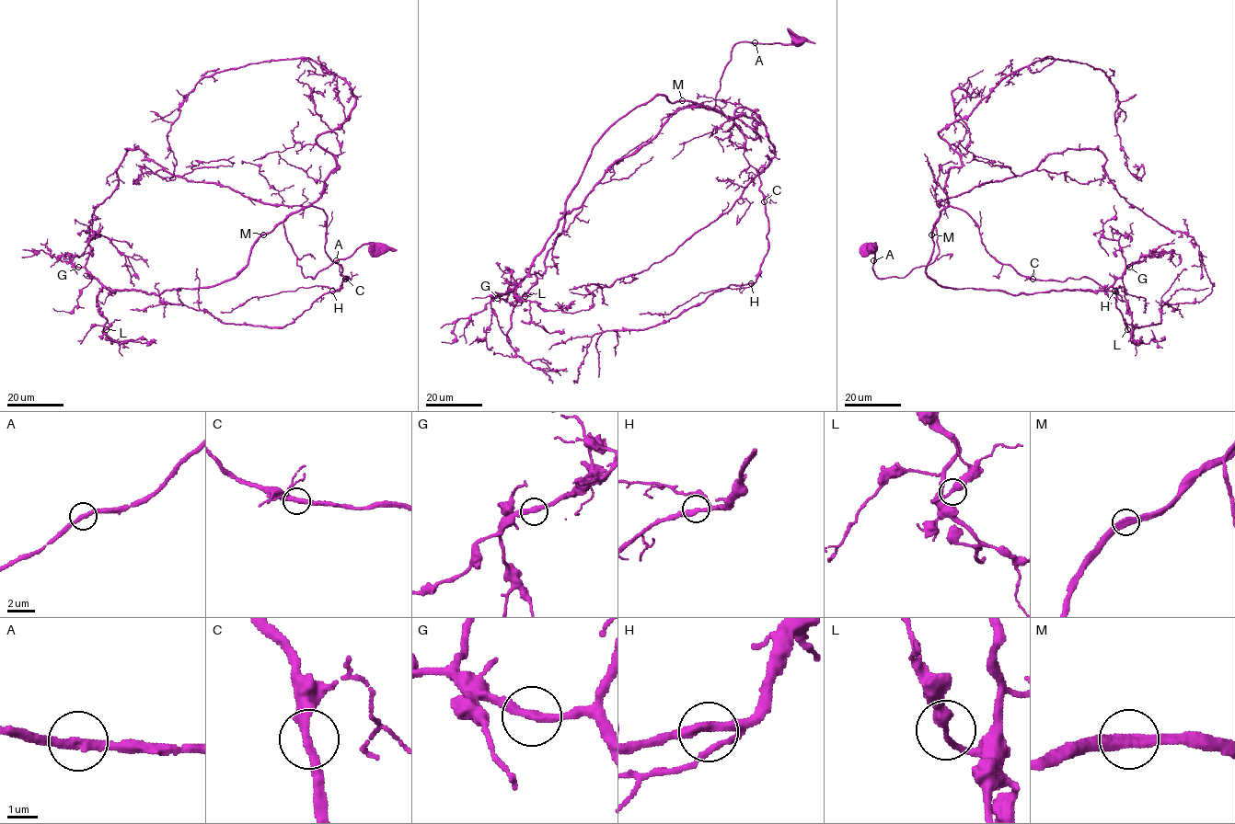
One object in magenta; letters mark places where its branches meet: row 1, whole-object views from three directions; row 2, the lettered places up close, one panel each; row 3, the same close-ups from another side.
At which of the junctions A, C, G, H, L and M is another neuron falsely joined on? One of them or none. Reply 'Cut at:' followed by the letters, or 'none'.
Cut at: none

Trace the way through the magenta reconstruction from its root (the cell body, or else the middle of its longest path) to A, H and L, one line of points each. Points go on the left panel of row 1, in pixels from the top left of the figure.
A: (380, 249), (373, 243), (363, 243), (349, 257), (336, 260)
H: (380, 249), (363, 243), (305, 278), (289, 216), (307, 206), (326, 213), (325, 252), (350, 279), (332, 291)
L: (380, 249), (363, 243), (305, 278), (280, 222), (219, 284), (160, 294), (104, 287), (96, 302), (106, 329)

